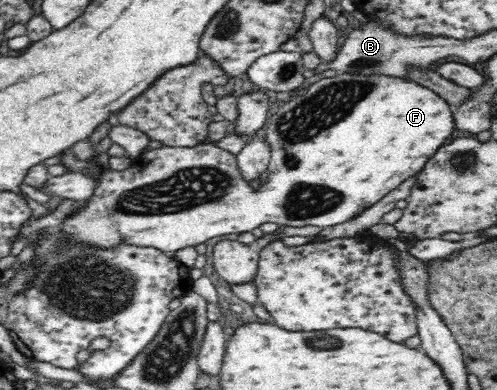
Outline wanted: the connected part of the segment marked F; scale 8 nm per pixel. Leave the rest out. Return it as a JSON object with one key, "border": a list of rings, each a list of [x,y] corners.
{"border":[[[337,73],[307,85],[306,93],[271,110],[266,142],[271,159],[268,181],[254,189],[241,176],[228,151],[208,143],[194,147],[168,147],[144,151],[124,171],[104,171],[84,209],[60,224],[64,244],[109,250],[120,243],[156,248],[172,254],[220,235],[246,233],[263,223],[288,227],[316,225],[329,228],[354,221],[387,193],[425,167],[452,135],[452,106],[432,90],[388,76]]]}

